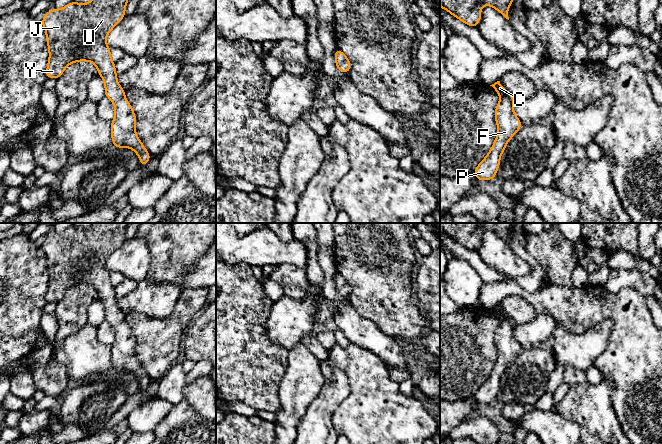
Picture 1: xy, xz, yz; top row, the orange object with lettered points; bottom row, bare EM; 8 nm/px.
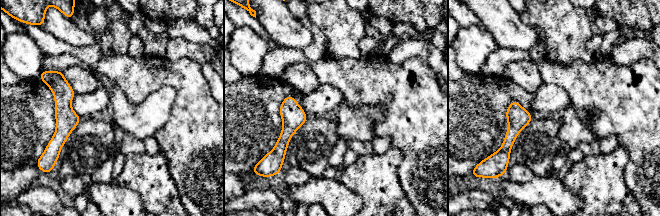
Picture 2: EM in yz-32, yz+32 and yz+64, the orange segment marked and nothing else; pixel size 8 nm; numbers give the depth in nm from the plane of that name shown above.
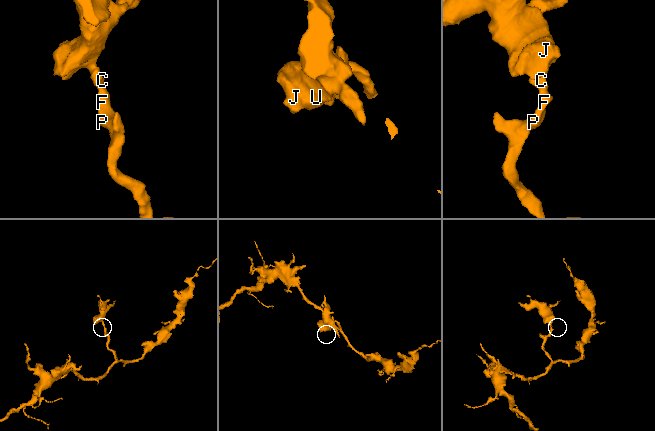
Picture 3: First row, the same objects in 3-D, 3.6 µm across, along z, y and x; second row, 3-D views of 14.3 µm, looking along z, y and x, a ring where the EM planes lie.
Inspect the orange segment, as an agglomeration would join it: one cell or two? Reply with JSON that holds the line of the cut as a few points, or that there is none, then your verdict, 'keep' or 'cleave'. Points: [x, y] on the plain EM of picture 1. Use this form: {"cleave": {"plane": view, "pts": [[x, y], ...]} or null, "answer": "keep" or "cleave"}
{"cleave": null, "answer": "keep"}

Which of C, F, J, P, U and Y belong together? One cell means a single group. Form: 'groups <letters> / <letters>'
groups C F J P U Y

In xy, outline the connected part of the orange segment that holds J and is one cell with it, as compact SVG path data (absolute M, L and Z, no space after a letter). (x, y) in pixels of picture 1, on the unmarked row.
M93 223L89 227L71 226L62 233L48 235L42 245L46 255L49 273L49 285L46 292L48 303L58 303L66 291L77 285L90 285L98 293L105 309L105 320L115 330L115 341L111 345L111 362L118 373L133 373L140 382L140 390L146 390L151 379L141 367L135 355L136 339L132 330L125 322L125 314L117 306L115 287L110 280L111 272L106 268L106 260L124 242L125 232L129 223Z

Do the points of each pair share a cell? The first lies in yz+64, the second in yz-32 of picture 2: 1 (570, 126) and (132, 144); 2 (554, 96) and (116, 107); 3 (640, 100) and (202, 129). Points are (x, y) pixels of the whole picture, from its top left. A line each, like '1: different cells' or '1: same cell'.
1: different cells
2: different cells
3: same cell

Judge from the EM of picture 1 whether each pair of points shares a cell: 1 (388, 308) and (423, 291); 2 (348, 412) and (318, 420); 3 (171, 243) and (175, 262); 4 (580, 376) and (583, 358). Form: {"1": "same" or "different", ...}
{"1": "different", "2": "different", "3": "same", "4": "different"}

